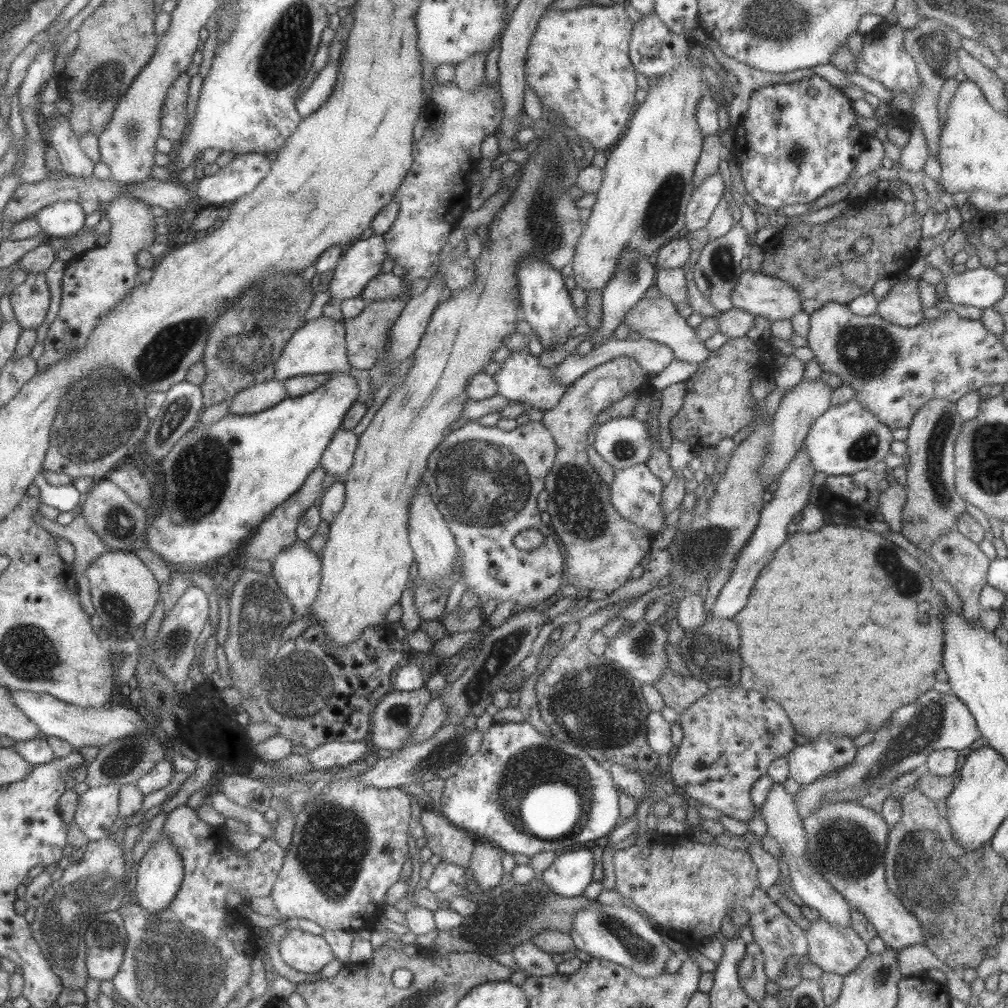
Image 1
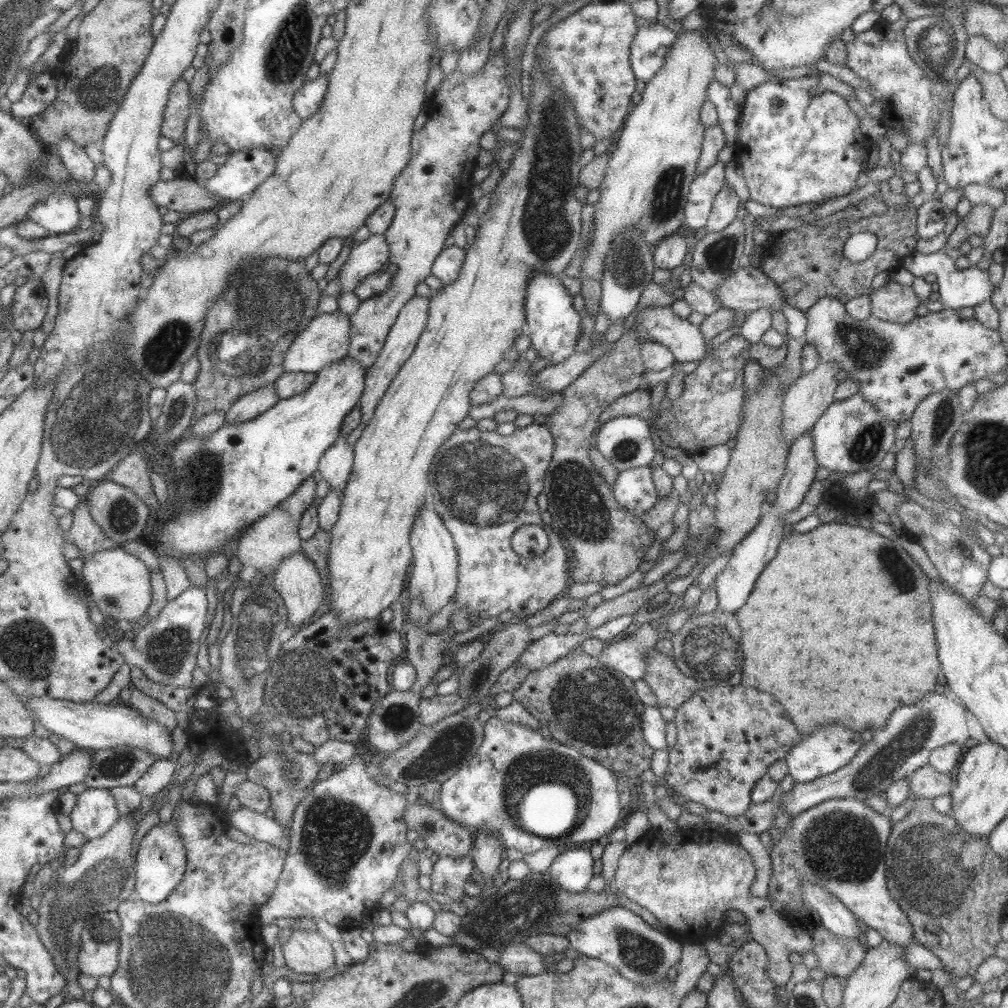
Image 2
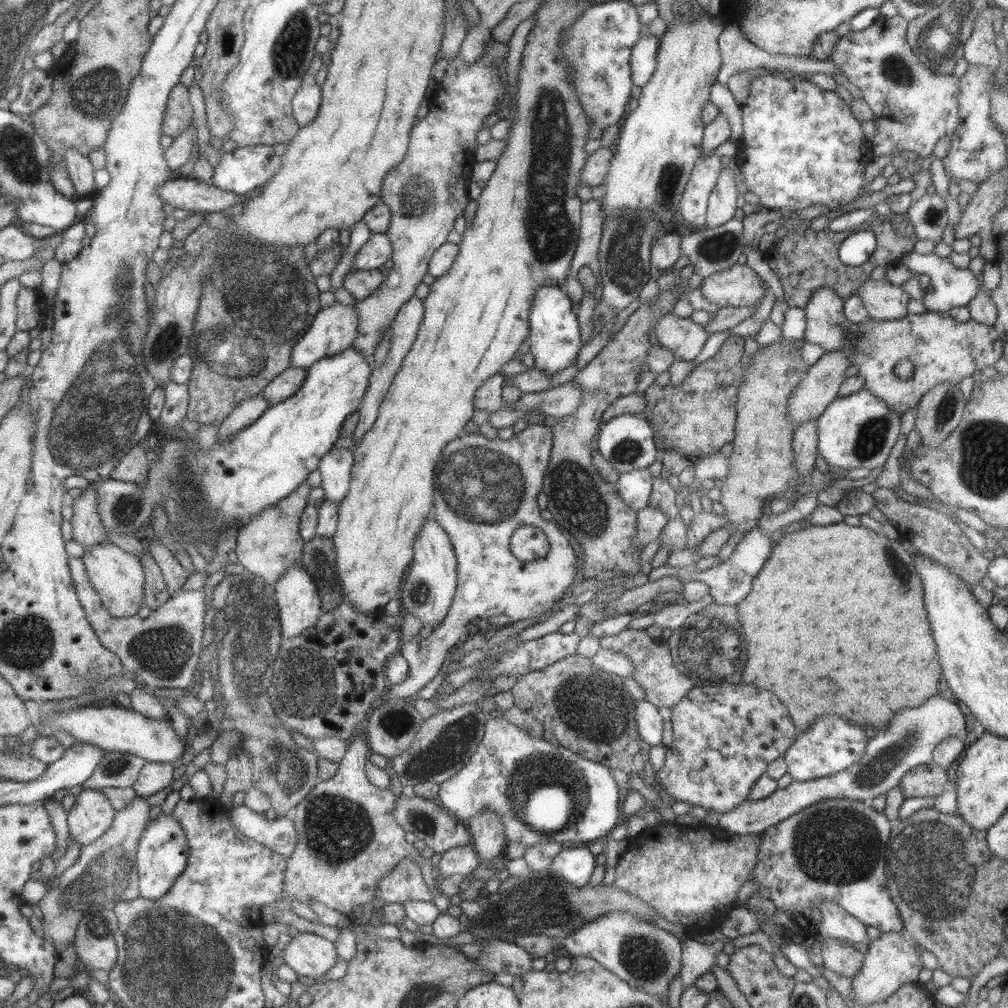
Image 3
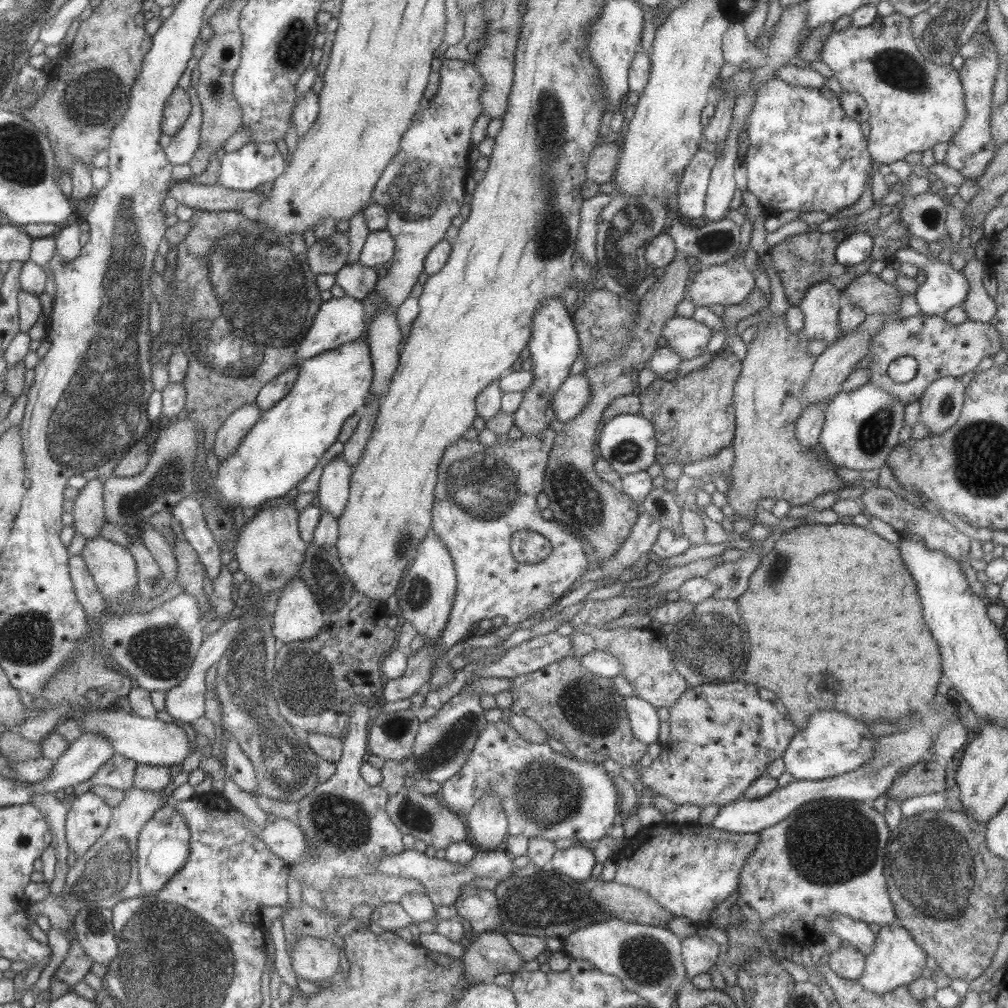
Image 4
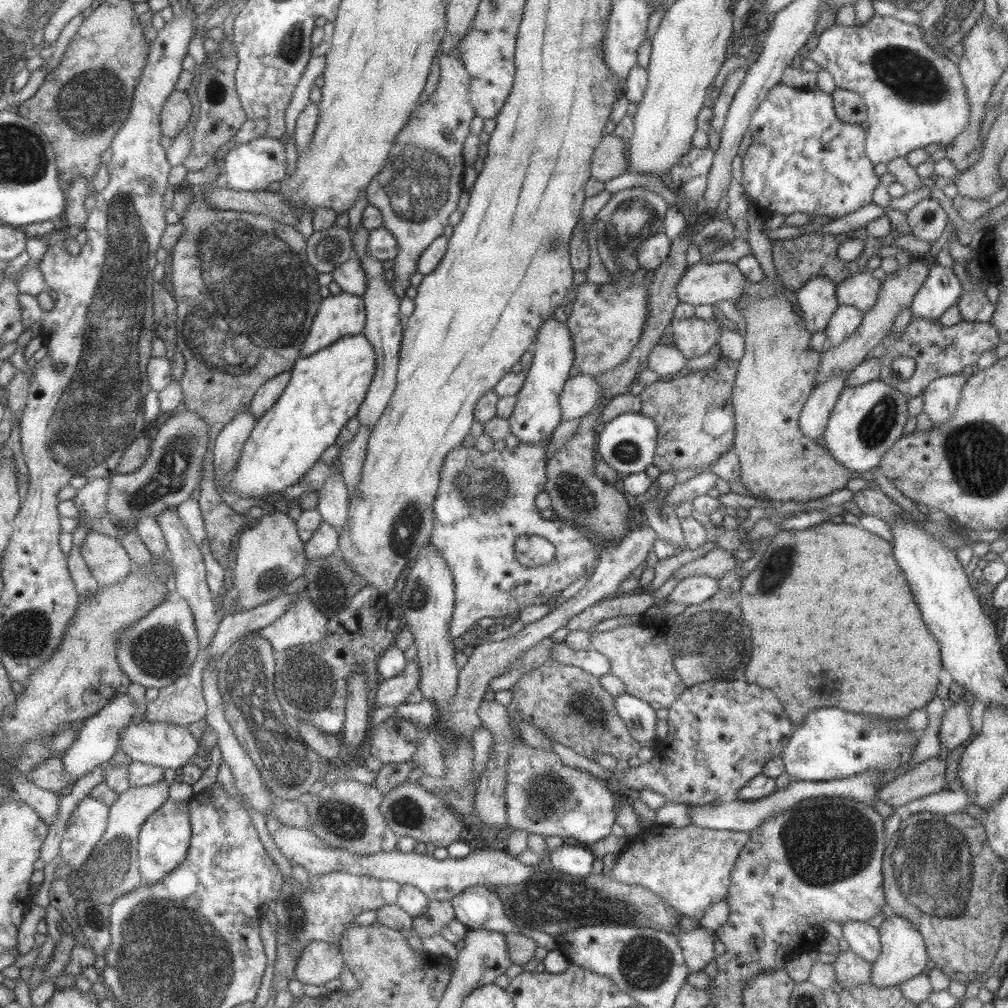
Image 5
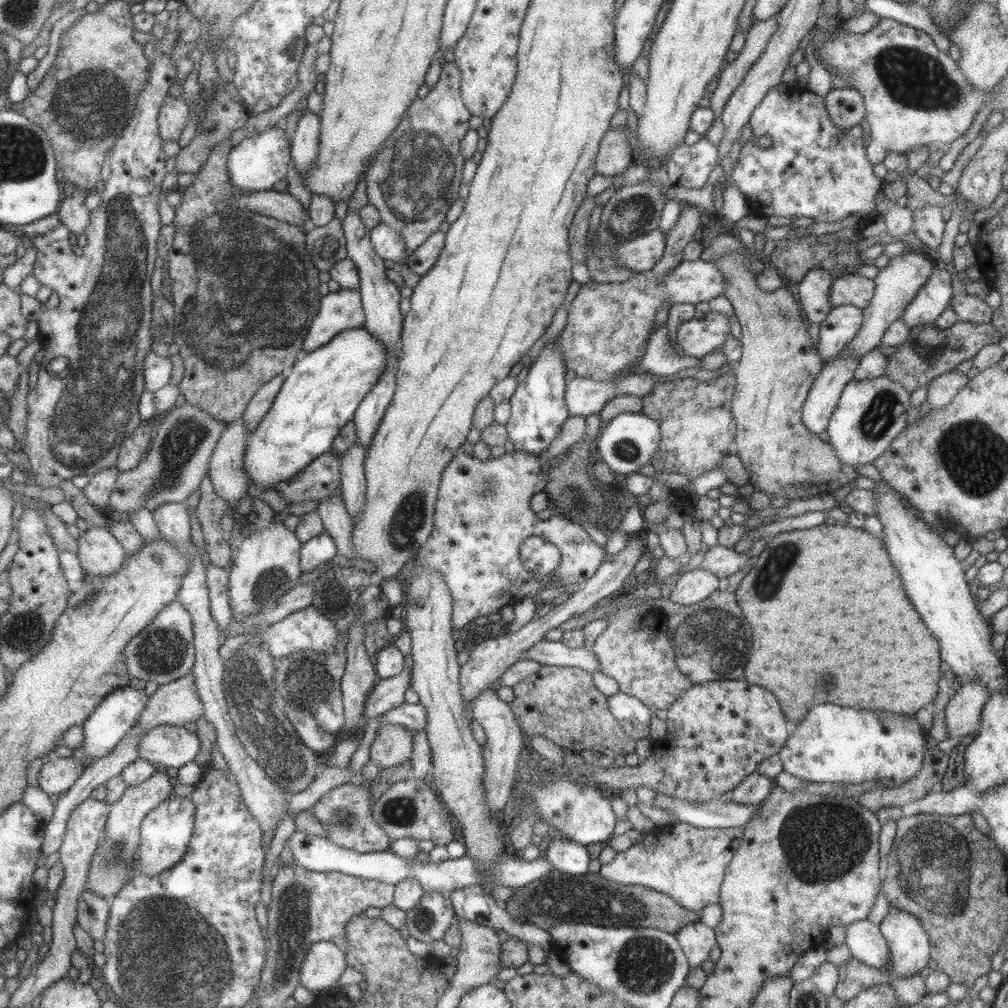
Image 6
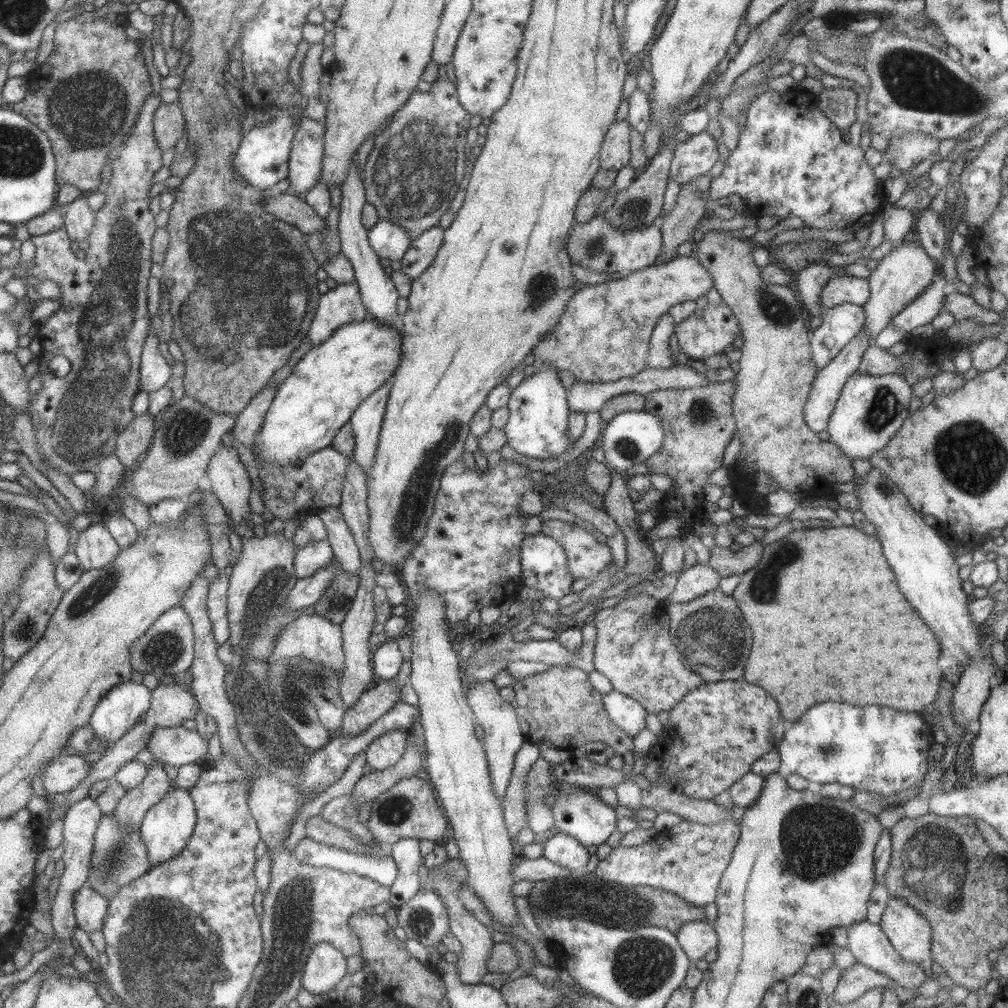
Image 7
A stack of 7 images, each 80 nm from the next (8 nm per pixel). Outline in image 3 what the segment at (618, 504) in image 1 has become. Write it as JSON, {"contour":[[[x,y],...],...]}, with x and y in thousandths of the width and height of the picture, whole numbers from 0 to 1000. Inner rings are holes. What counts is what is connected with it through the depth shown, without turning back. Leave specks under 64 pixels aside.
{"contour":[[[630,465],[615,469],[609,484],[618,500],[631,508],[643,504],[642,496],[646,490],[647,477],[648,473],[642,465]]]}

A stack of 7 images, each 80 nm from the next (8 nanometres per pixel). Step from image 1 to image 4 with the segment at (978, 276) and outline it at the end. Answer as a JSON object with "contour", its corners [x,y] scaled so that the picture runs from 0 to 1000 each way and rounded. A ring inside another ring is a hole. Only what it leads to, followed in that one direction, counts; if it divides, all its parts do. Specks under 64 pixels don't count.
{"contour":[[[903,244],[890,246],[887,248],[886,257],[891,261],[901,260],[906,262],[912,269],[918,270],[918,278],[910,283],[907,291],[908,300],[912,306],[912,311],[922,313],[935,313],[944,304],[953,303],[960,289],[960,280],[953,269],[947,269],[940,261],[934,261],[927,255],[920,256],[920,252],[913,252],[908,246]]]}

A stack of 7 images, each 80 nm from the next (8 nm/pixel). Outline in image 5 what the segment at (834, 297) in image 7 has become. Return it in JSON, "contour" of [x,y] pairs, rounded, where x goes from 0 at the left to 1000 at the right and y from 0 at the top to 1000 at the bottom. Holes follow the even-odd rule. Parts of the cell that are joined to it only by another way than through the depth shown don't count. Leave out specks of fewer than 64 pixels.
{"contour":[[[858,268],[832,279],[828,285],[828,296],[832,303],[844,303],[858,310],[868,300],[872,287],[873,278]]]}

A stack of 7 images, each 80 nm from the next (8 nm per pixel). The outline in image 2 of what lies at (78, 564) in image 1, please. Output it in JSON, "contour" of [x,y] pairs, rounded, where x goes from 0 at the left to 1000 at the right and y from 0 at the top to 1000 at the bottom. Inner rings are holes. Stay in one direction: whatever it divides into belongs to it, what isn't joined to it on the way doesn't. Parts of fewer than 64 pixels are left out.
{"contour":[[[83,494],[71,506],[71,512],[68,526],[61,527],[61,530],[63,536],[71,538],[79,546],[80,556],[92,548],[116,542],[99,527],[98,521],[90,514]]]}

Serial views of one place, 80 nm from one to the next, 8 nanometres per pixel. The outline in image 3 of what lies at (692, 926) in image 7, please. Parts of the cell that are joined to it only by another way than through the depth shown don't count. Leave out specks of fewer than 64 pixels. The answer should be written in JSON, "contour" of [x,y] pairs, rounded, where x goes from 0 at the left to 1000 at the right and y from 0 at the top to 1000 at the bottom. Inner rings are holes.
{"contour":[[[684,931],[676,936],[676,961],[673,969],[678,981],[688,977],[693,968],[705,964],[705,959],[710,955],[709,949],[716,944],[718,938],[713,933],[699,937]]]}

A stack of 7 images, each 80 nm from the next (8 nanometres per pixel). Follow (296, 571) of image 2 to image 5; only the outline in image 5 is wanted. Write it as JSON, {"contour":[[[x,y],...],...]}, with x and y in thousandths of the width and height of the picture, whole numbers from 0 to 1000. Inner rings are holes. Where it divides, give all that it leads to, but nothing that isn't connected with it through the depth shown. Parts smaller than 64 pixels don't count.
{"contour":[[[302,586],[288,602],[269,619],[258,623],[254,629],[265,635],[272,647],[296,639],[317,639],[325,628],[325,613],[316,607]]]}

